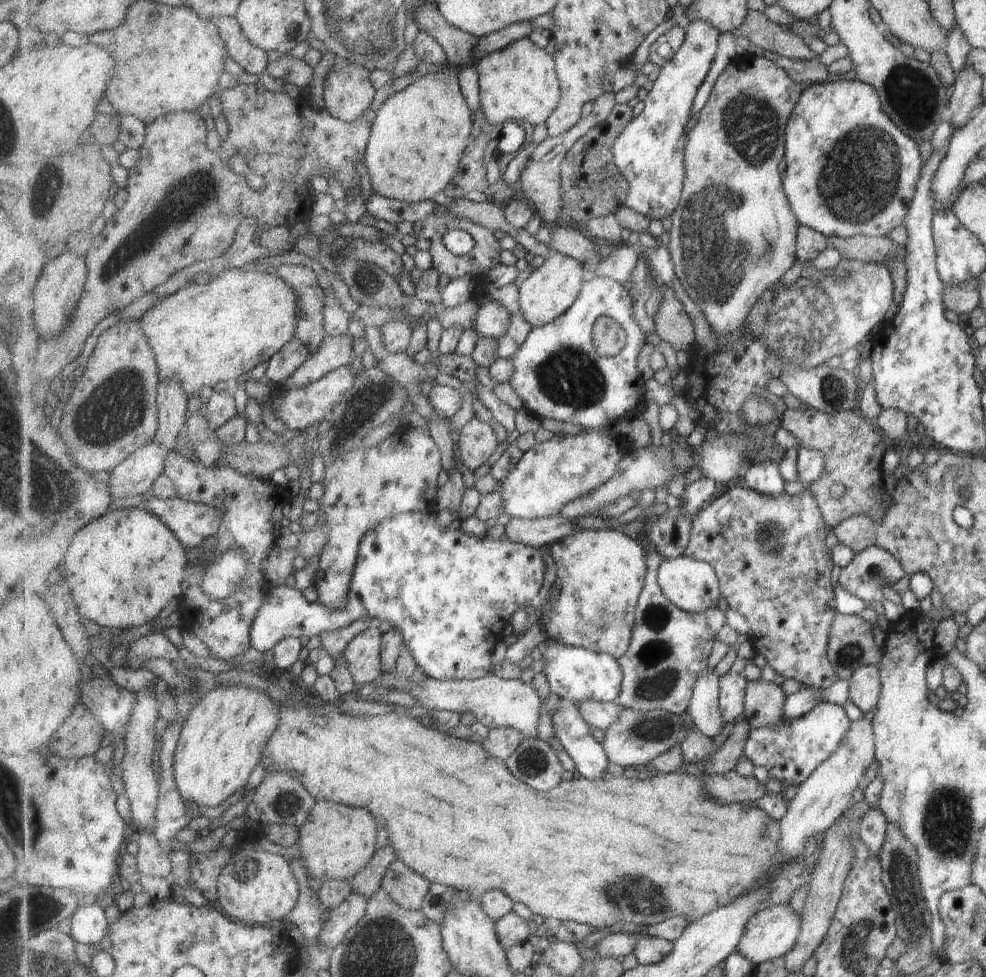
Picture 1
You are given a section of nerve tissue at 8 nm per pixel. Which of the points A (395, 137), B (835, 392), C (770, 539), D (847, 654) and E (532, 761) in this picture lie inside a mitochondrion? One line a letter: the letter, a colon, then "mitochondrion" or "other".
A: other
B: mitochondrion
C: mitochondrion
D: mitochondrion
E: mitochondrion

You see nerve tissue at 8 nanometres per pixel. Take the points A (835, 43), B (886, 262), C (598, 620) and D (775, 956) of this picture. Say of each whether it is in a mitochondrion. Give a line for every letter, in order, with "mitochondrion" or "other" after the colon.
A: other
B: other
C: mitochondrion
D: other

